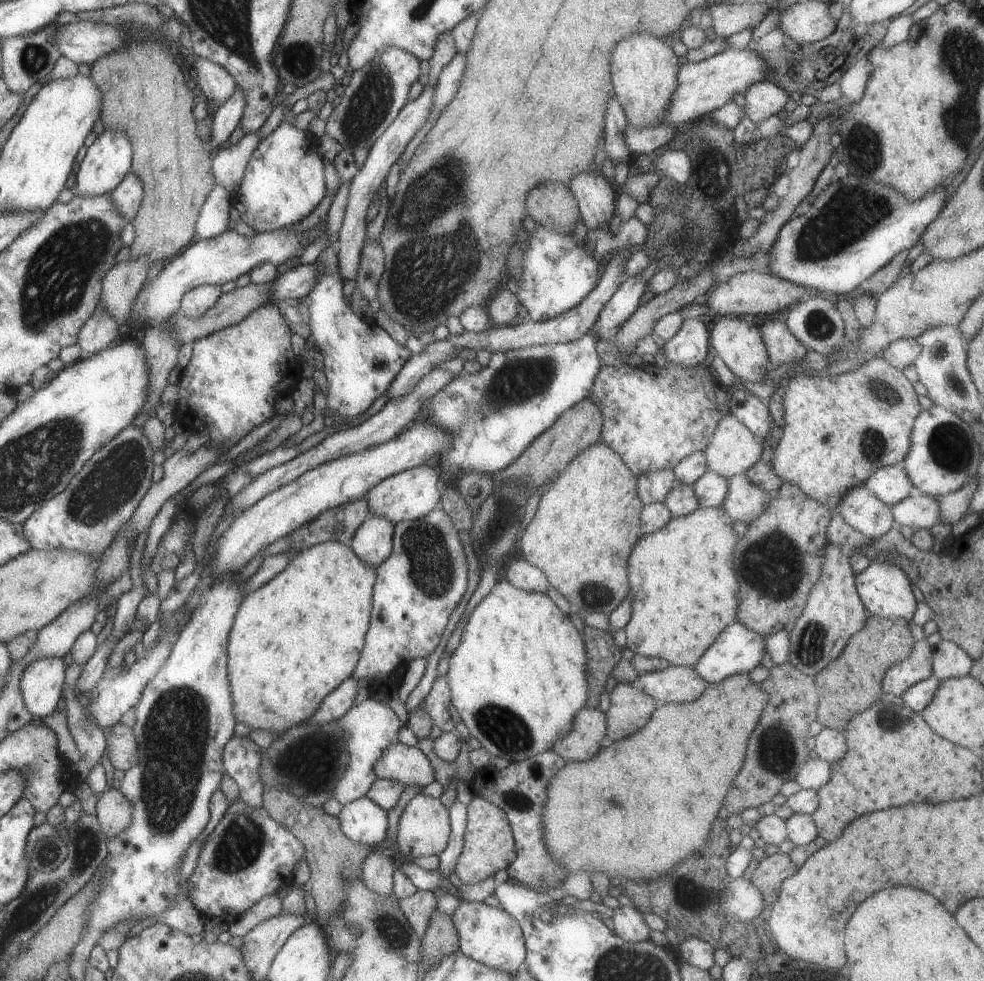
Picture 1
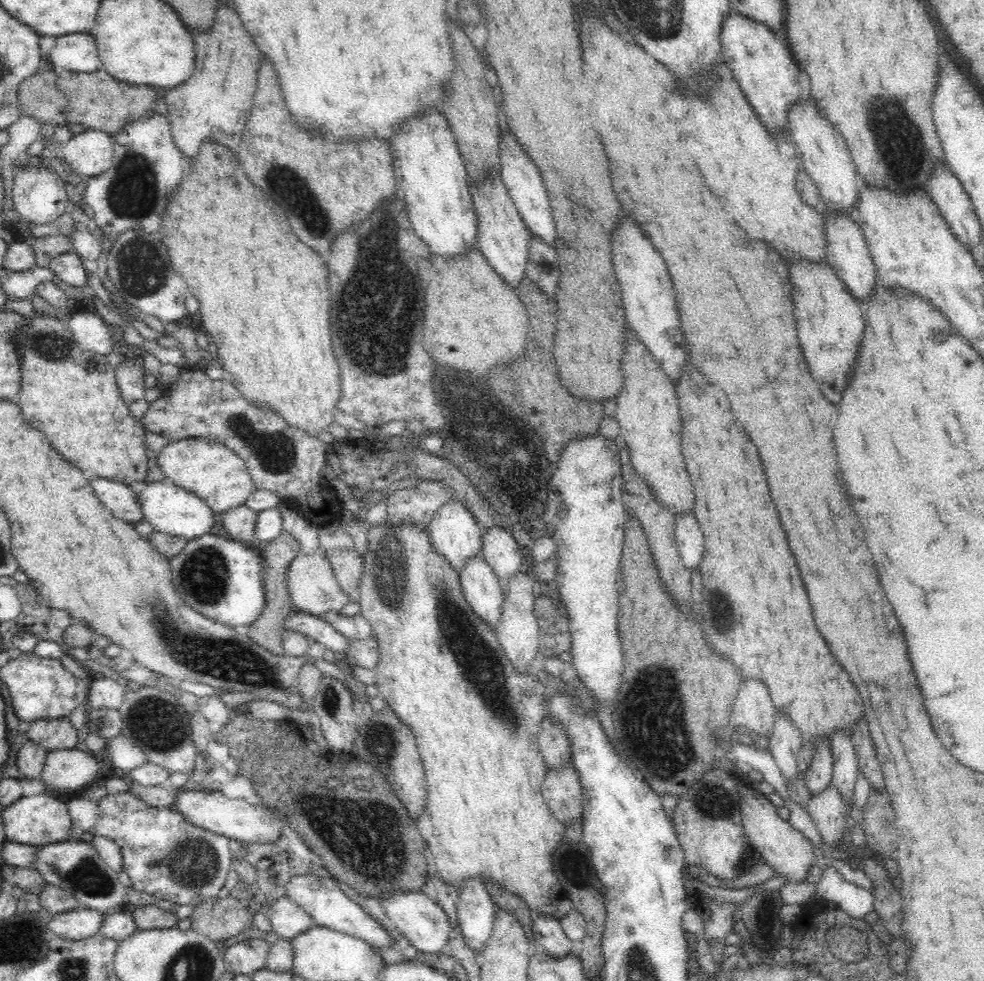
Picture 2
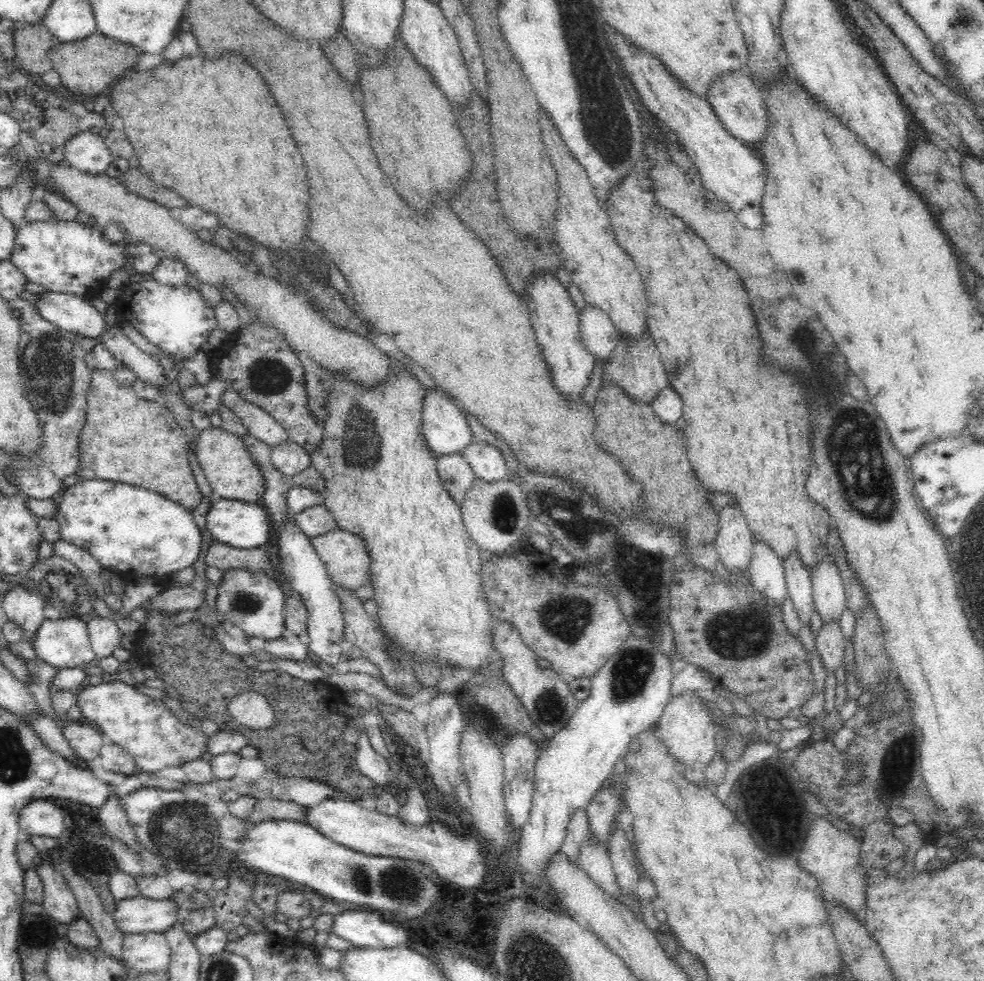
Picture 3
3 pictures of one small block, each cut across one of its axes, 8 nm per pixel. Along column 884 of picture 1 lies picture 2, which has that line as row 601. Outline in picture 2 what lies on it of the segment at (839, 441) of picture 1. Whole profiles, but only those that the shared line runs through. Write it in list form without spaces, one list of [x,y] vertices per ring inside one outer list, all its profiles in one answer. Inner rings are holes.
[[[385,524],[367,526],[368,550],[362,556],[362,576],[360,576],[360,614],[368,620],[374,631],[374,638],[378,643],[377,688],[382,697],[393,710],[393,713],[407,724],[414,734],[416,746],[424,765],[426,777],[426,796],[429,815],[433,824],[433,837],[428,841],[428,848],[435,858],[435,874],[446,884],[462,886],[462,882],[470,876],[479,876],[482,880],[491,878],[496,884],[512,894],[517,894],[536,914],[547,914],[553,918],[562,918],[573,909],[567,898],[567,893],[559,883],[554,872],[554,854],[556,844],[565,838],[565,824],[562,824],[547,807],[541,788],[544,782],[546,765],[539,751],[539,734],[544,714],[544,696],[542,685],[538,681],[535,671],[520,674],[512,666],[497,639],[495,629],[491,628],[472,610],[464,597],[459,574],[448,561],[440,556],[433,548],[429,535],[429,528],[420,529],[414,525]]]

